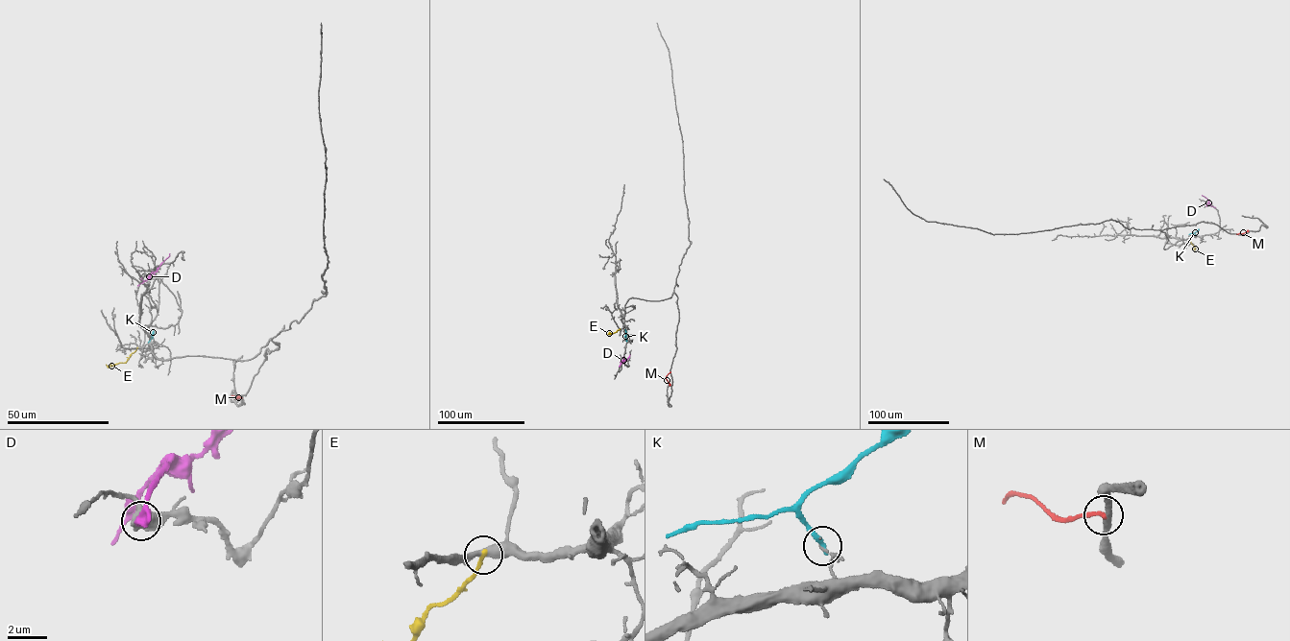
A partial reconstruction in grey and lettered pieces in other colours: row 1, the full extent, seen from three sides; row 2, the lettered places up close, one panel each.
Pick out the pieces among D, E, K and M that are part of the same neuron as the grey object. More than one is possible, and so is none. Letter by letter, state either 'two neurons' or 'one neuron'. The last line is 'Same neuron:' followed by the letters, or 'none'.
D: two neurons
E: two neurons
K: two neurons
M: two neurons
Same neuron: none

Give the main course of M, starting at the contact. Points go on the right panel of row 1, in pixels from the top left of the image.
M: (1236, 234), (1249, 230)

